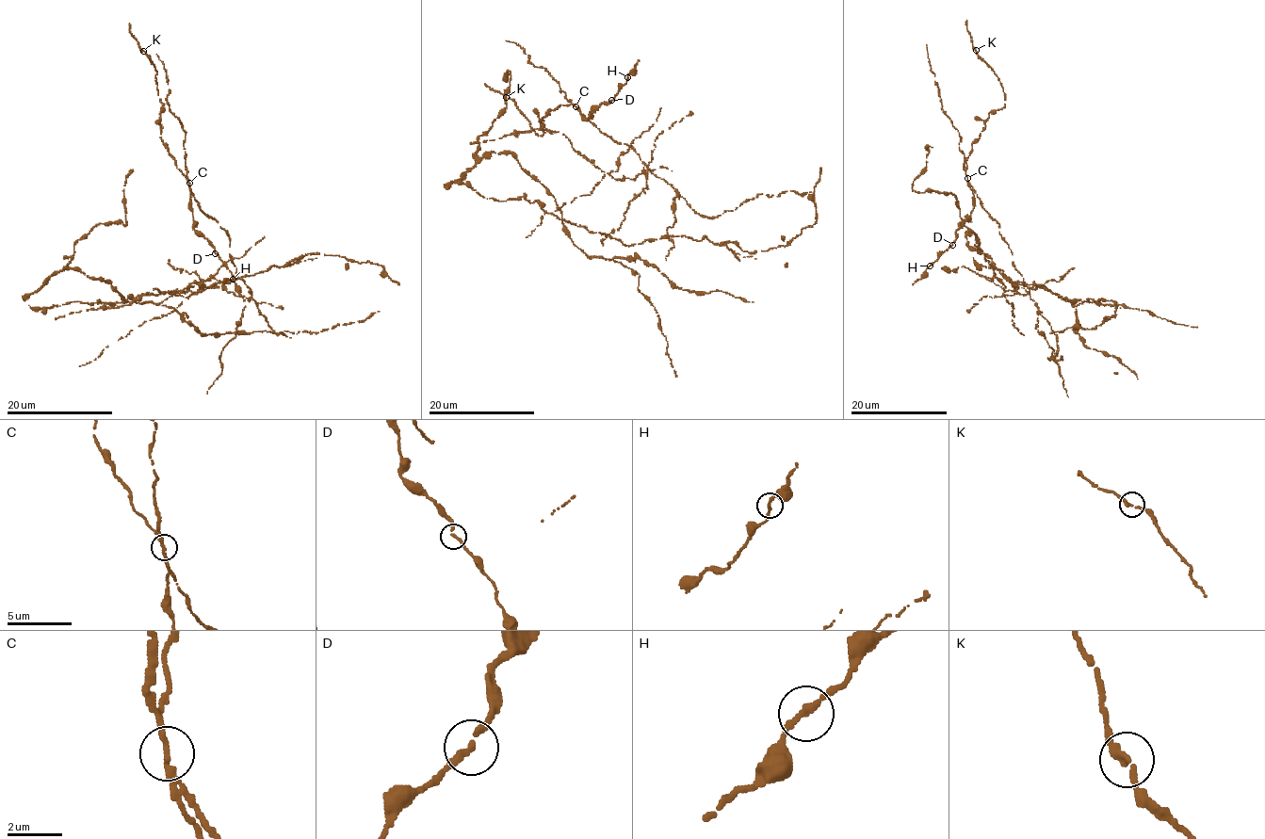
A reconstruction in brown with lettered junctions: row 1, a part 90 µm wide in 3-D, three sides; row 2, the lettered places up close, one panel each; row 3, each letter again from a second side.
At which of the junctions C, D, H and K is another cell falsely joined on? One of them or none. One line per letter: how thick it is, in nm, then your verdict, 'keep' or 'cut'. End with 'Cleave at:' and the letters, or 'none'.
C: calibre 240 nm; cut
D: calibre 220 nm; keep
H: calibre 240 nm; keep
K: calibre 240 nm; keep
Cleave at: C

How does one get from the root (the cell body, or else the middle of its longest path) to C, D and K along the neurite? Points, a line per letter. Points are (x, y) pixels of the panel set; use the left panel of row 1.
C: (199, 277), (219, 281), (223, 289), (236, 268), (229, 235), (200, 208), (188, 183)
D: (199, 277), (219, 281), (223, 289), (236, 268), (229, 235), (192, 195), (194, 230), (215, 253)
K: (199, 277), (219, 281), (223, 289), (234, 279), (229, 235), (200, 208), (161, 141), (157, 72), (143, 51)

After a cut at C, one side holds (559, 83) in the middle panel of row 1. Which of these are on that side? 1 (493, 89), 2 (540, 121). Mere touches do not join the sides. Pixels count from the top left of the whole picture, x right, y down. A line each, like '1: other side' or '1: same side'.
1: other side
2: other side

